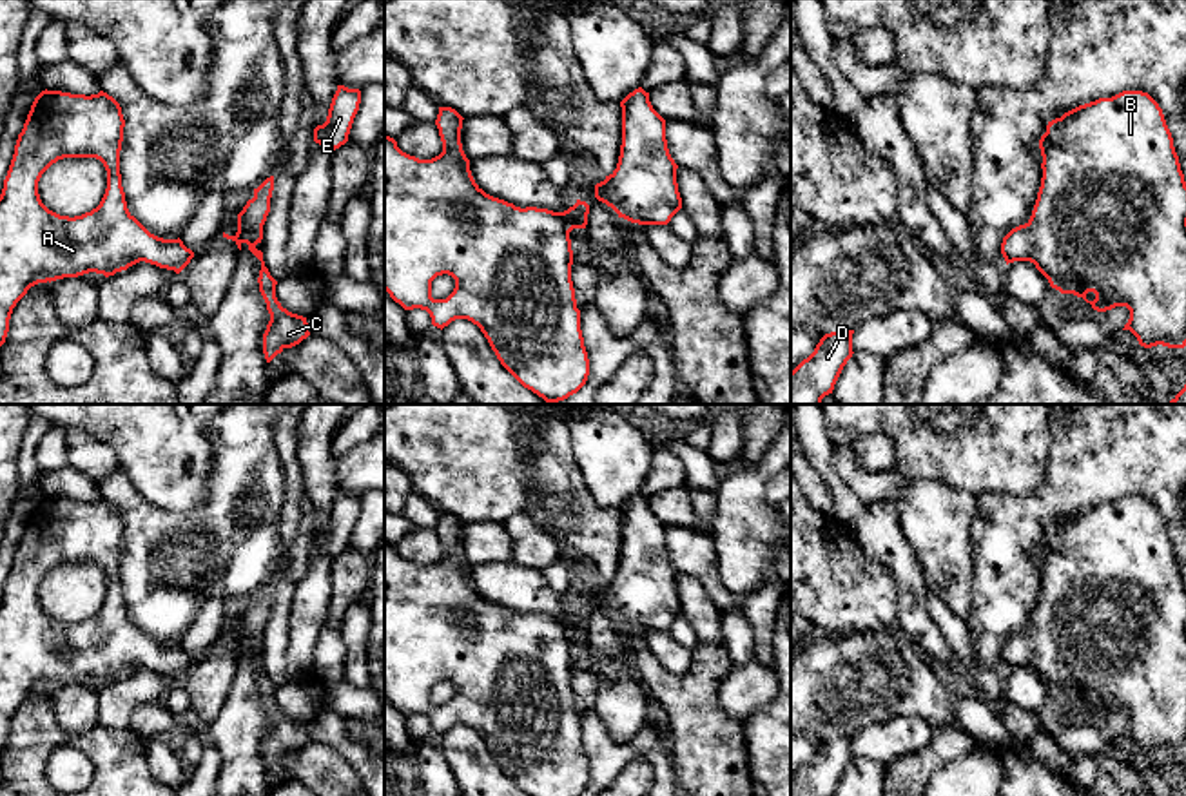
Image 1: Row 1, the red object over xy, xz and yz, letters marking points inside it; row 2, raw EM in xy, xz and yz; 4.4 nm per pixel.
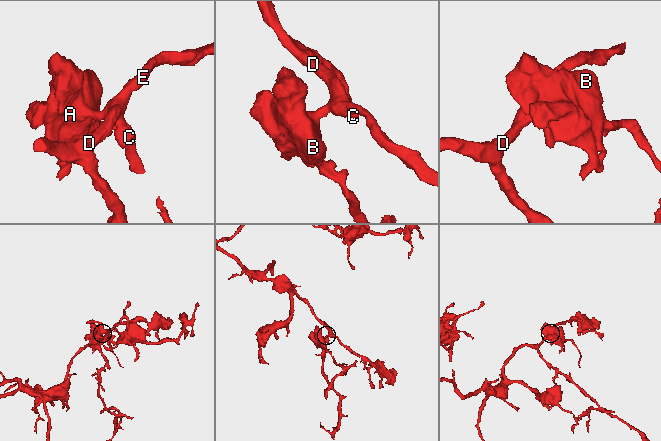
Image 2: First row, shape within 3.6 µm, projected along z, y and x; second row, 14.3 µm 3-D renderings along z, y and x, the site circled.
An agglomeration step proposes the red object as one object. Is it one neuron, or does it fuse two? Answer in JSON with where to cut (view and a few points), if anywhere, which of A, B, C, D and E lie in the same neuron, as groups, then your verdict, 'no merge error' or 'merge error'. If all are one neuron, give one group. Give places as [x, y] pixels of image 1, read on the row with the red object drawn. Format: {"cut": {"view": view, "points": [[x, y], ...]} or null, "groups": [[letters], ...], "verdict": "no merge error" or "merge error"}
{"cut": null, "groups": [["A", "B", "C", "D", "E"]], "verdict": "no merge error"}

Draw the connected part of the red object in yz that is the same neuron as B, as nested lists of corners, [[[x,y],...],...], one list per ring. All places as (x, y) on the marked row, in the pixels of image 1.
[[[1123,91],[1112,98],[1099,98],[1095,102],[1079,105],[1061,118],[1048,121],[1046,132],[1039,140],[1043,156],[1043,178],[1037,199],[1030,219],[1025,225],[1012,228],[1001,243],[1001,254],[1008,263],[1030,261],[1048,279],[1050,286],[1061,294],[1074,294],[1083,297],[1097,312],[1106,312],[1115,306],[1126,306],[1130,319],[1123,330],[1130,330],[1141,346],[1152,348],[1157,345],[1168,348],[1186,346],[1186,181],[1181,170],[1179,156],[1173,147],[1171,132],[1166,125],[1159,103],[1142,91]]]

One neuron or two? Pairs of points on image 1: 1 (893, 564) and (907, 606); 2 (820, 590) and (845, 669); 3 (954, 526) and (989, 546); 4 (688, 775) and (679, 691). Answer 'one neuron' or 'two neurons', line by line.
1: one neuron
2: two neurons
3: two neurons
4: one neuron

